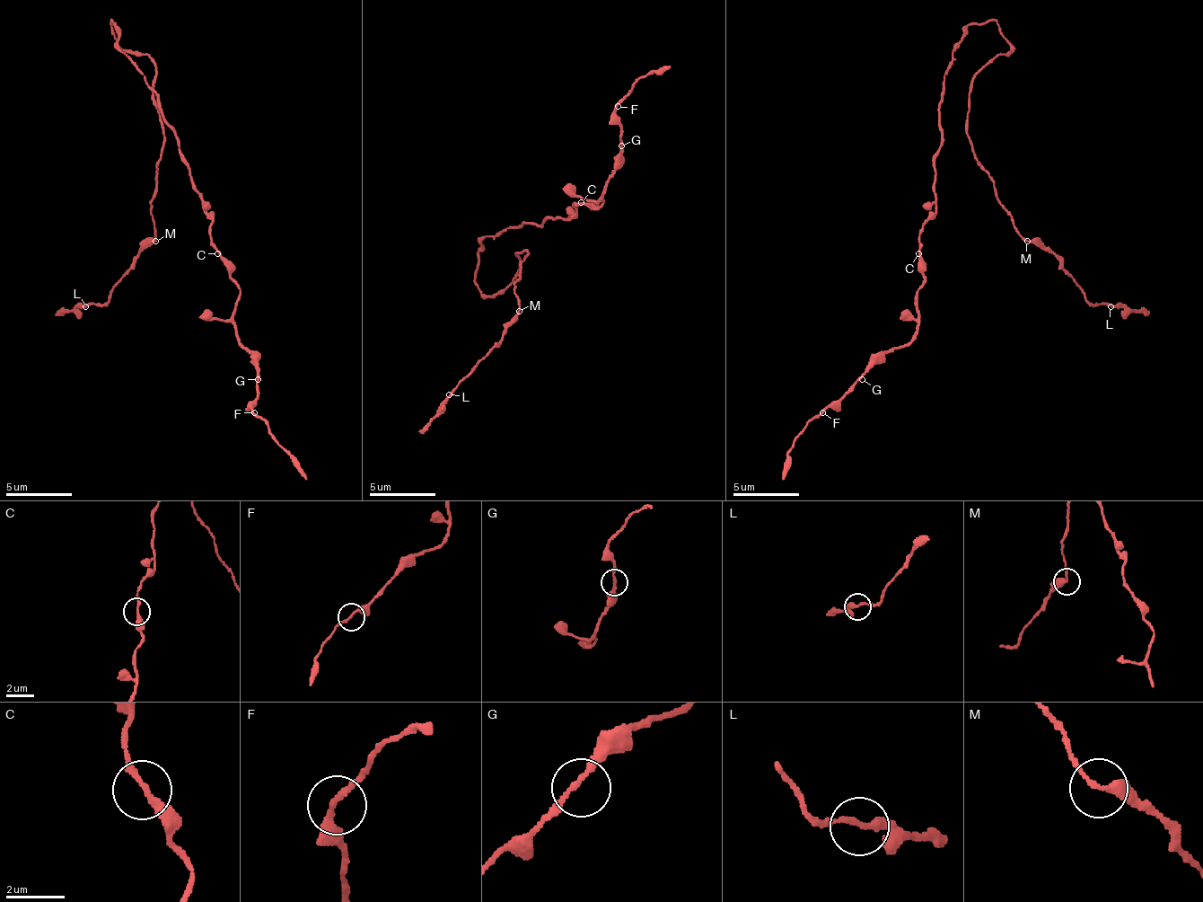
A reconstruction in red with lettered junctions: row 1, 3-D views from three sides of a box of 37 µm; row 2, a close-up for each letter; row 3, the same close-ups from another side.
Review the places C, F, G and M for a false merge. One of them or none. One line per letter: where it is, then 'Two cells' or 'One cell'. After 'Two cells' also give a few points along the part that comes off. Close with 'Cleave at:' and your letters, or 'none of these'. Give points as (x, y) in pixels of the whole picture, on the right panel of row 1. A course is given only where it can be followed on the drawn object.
C: Place: (918, 253). One cell
F: Place: (822, 412). One cell
G: Place: (862, 379). One cell
M: Place: (1027, 241). One cell
Cleave at: none of these

